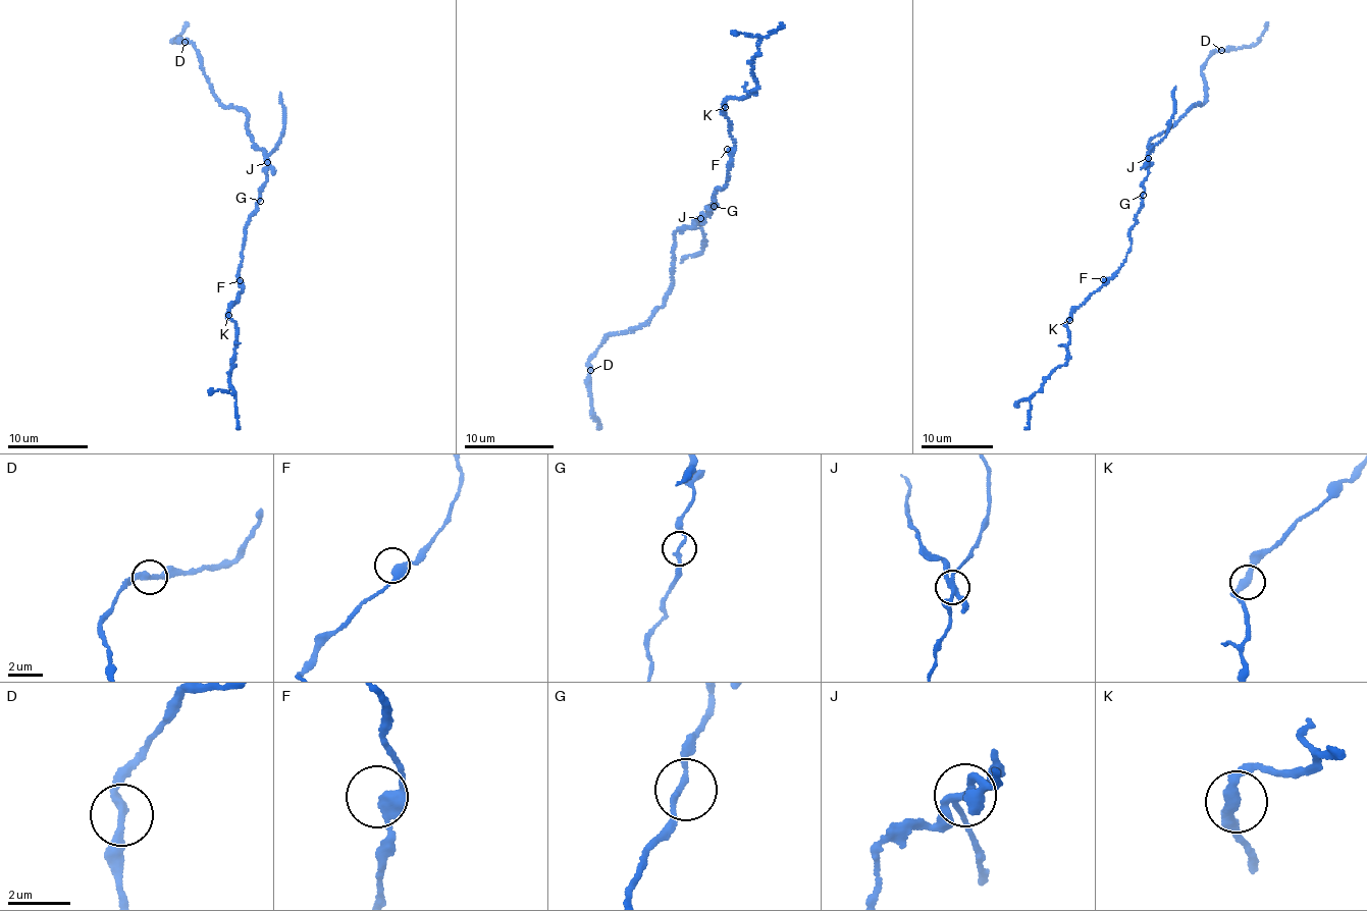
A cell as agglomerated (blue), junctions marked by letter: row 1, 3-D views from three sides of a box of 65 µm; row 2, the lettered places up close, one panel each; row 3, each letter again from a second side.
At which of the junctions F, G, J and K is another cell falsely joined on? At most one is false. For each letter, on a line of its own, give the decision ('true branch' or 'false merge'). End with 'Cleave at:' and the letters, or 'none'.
F: true branch
G: true branch
J: false merge
K: true branch
Cleave at: J

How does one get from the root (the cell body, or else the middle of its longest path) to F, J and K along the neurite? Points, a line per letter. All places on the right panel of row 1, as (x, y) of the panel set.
F: (1142, 195), (1142, 206), (1131, 231), (1131, 251), (1125, 261), (1110, 277), (1103, 279)
J: (1142, 195), (1149, 158)
K: (1142, 195), (1142, 206), (1131, 231), (1131, 251), (1125, 261), (1090, 295), (1069, 320)

